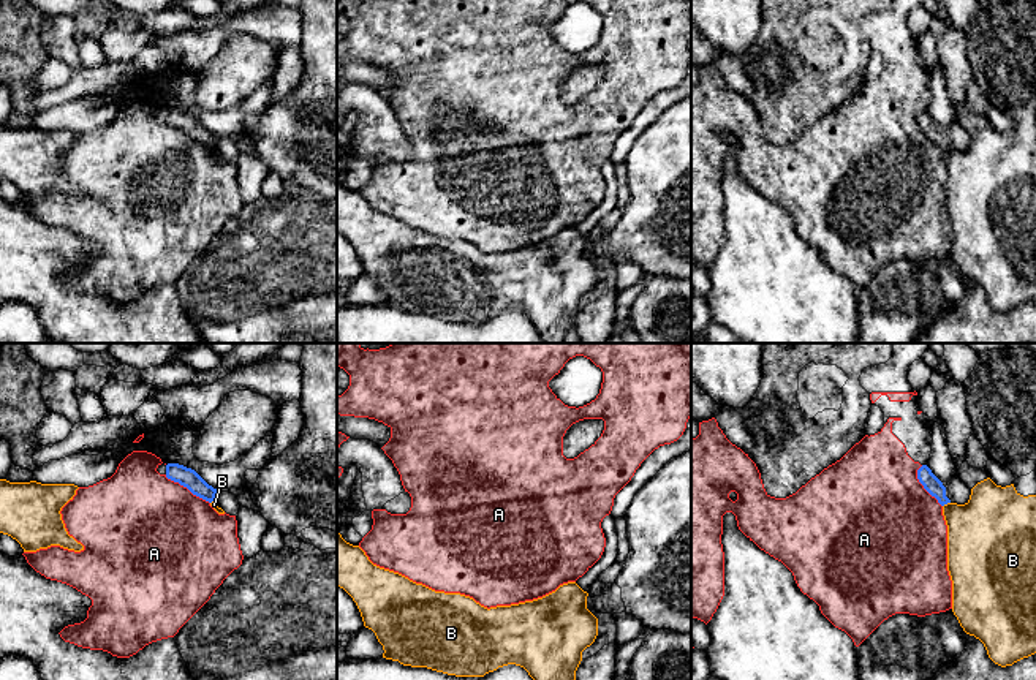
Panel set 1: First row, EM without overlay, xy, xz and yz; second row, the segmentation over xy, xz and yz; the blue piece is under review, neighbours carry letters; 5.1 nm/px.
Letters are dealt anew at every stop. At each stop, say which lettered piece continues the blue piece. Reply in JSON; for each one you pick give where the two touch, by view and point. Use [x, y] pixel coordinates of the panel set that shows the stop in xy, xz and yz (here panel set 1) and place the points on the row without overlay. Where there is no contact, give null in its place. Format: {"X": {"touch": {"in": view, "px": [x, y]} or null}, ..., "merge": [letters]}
{"merge": []}

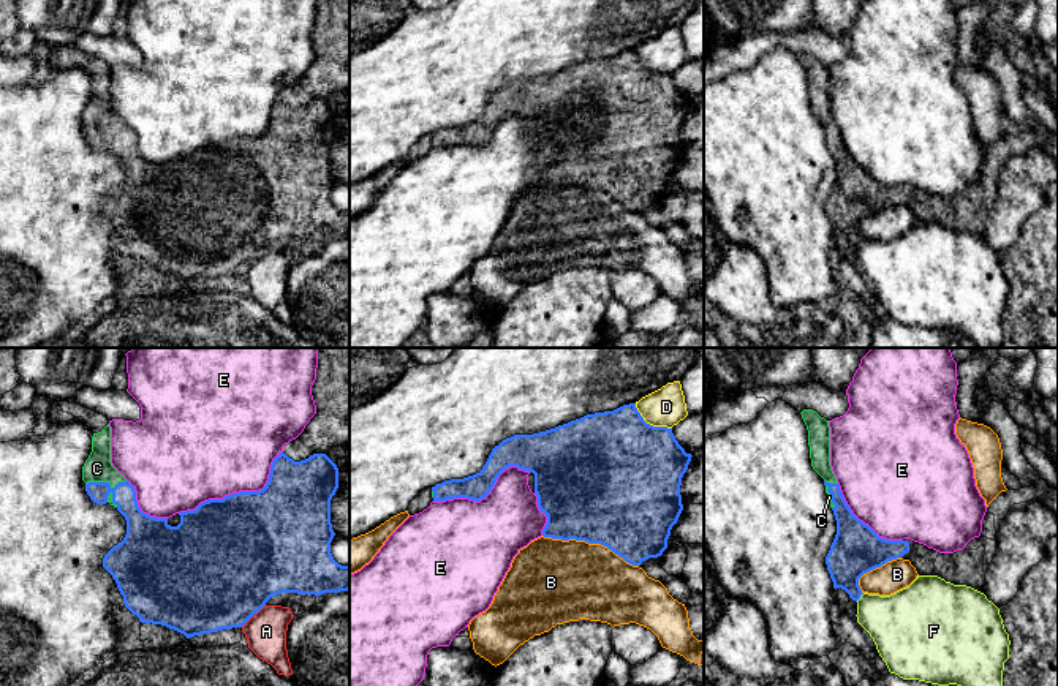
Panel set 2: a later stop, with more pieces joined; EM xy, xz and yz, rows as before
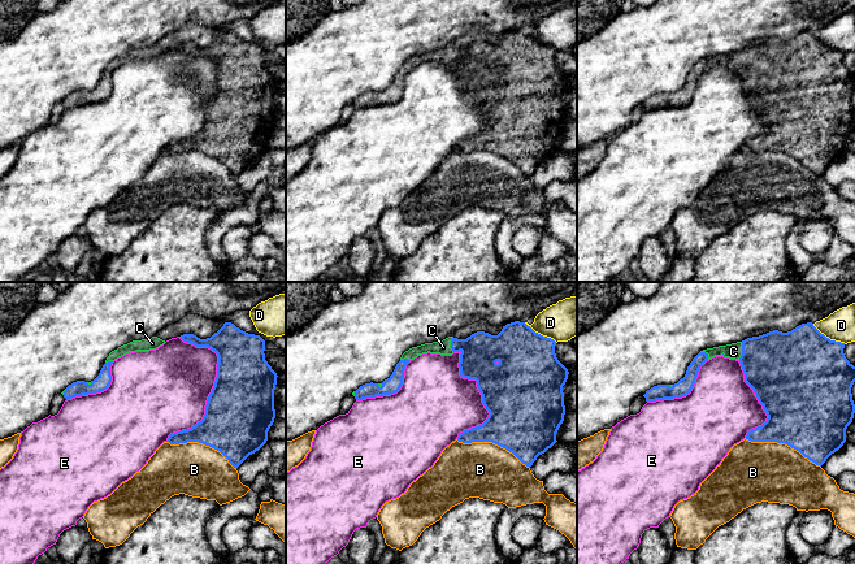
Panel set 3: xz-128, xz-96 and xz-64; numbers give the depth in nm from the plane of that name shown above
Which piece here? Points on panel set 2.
{"C": {"touch": {"in": "xy", "px": [105, 128]}}, "merge": ["C"]}

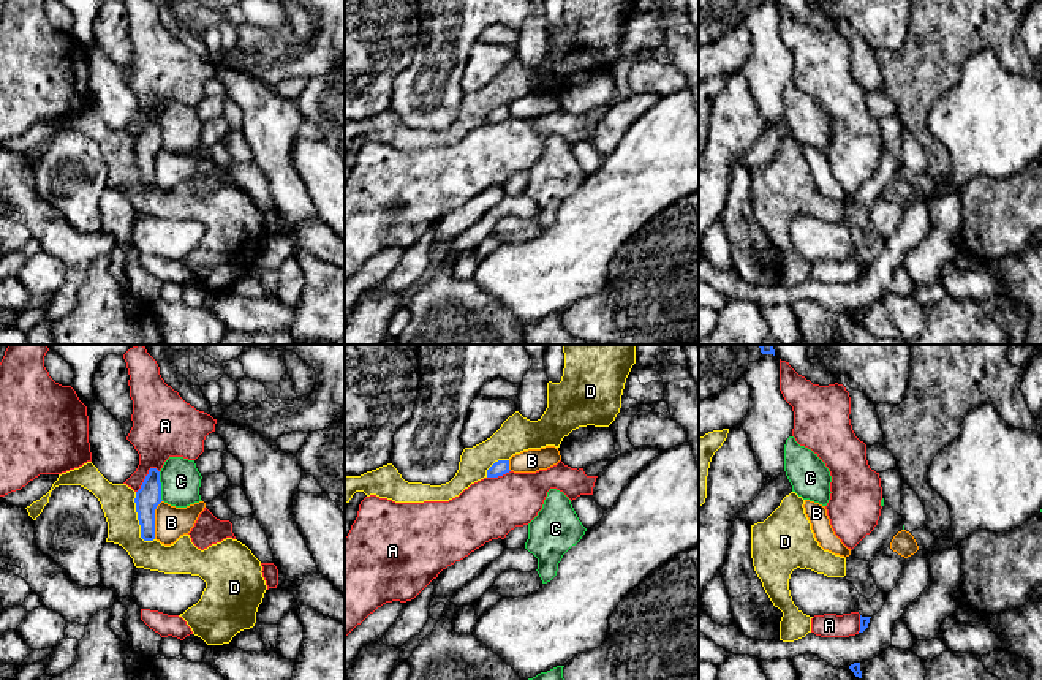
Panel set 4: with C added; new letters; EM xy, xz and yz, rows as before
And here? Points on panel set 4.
{"merge": []}

